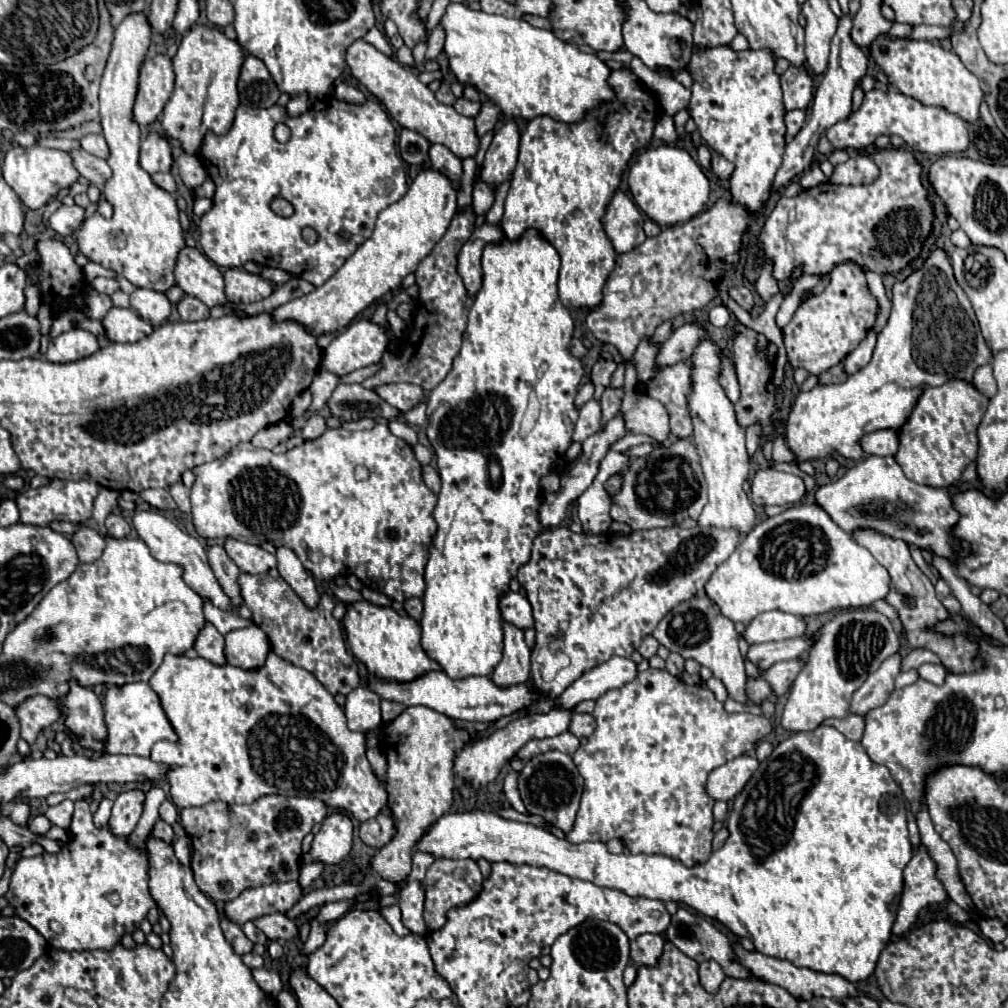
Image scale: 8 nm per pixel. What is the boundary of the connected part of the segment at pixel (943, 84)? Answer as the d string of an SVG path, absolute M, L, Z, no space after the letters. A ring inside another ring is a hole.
M881 34L877 40L873 40L873 44L869 44L869 54L887 74L889 82L905 96L917 98L929 106L943 106L967 122L979 118L979 104L983 100L979 78L963 66L955 52L945 50L939 42L891 38L889 34Z

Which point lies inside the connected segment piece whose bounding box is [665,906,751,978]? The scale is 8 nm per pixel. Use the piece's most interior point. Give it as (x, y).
(690, 932)

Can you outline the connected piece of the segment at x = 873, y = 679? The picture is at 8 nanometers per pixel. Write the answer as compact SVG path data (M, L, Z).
M895 654L895 656L887 658L879 666L879 670L869 674L869 678L863 682L863 686L853 692L849 712L865 716L869 710L885 704L885 700L889 698L889 694L895 688L893 682L895 682L895 676L899 674L899 664L901 664L901 656Z

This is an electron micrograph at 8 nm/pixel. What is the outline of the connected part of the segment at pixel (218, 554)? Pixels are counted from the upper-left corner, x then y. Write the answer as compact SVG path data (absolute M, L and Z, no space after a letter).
M211 546L209 548L209 564L211 564L221 588L231 598L231 604L237 608L243 602L241 594L239 594L239 586L237 586L237 576L241 574L241 570L227 556L223 546Z

